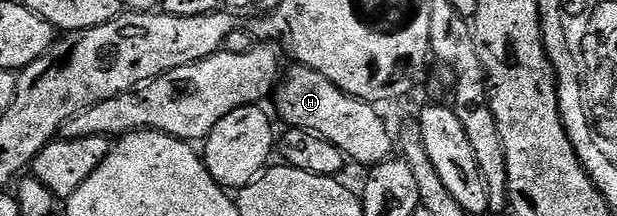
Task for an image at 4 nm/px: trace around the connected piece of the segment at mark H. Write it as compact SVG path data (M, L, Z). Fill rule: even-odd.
M293 66L284 73L283 79L275 89L277 112L289 128L302 128L327 138L350 161L364 166L381 164L390 159L395 152L395 136L389 132L382 116L368 101L355 99L345 91L339 90L323 74L310 68ZM394 148L394 152L393 152Z

